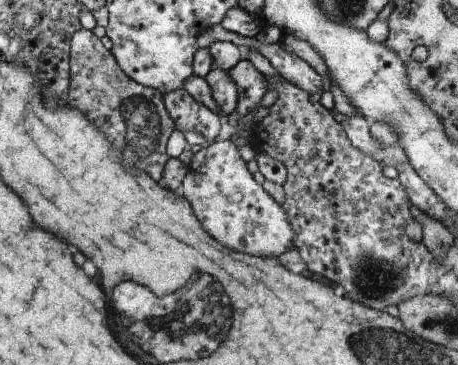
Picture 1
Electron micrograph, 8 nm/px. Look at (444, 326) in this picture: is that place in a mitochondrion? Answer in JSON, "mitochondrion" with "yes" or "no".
{"mitochondrion":"yes"}

